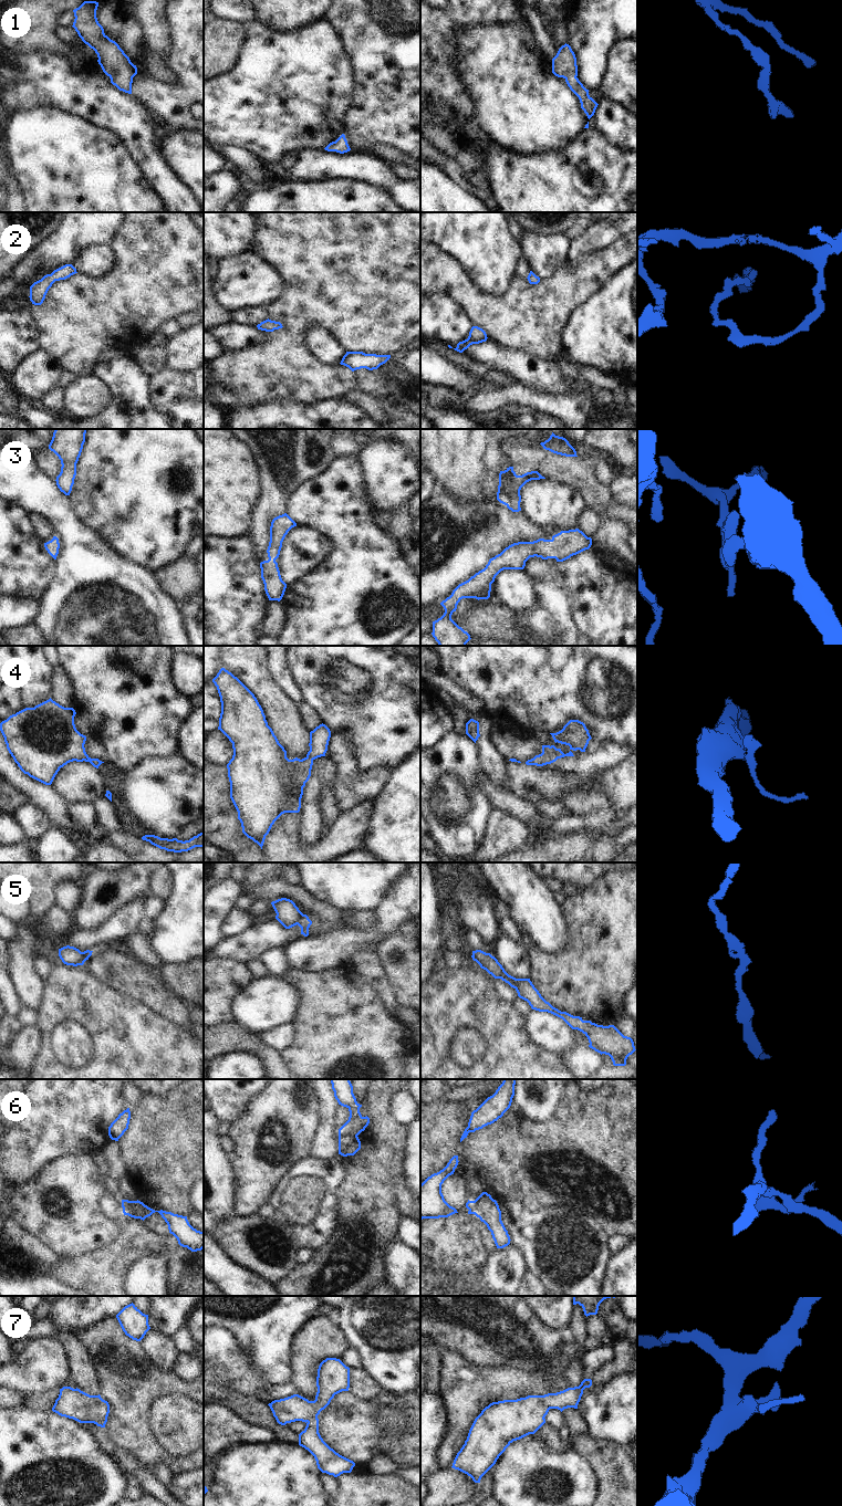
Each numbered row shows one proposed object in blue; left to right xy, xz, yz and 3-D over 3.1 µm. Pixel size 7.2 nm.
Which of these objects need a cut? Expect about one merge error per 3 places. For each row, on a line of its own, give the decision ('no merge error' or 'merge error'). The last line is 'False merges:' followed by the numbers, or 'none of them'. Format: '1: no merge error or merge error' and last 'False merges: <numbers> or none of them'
1: no merge error
2: no merge error
3: no merge error
4: no merge error
5: merge error
6: merge error
7: no merge error
False merges: 5, 6

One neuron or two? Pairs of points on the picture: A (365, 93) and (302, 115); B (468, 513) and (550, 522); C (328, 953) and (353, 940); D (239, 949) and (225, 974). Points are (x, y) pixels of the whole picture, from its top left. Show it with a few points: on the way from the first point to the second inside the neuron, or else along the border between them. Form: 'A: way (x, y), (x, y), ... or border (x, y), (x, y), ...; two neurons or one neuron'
A: border (352, 71), (353, 96), (342, 122); two neurons
B: border (521, 510), (532, 522), (546, 530), (554, 530); two neurons
C: way (334, 947), (346, 942); one neuron
D: border (215, 955), (236, 959), (245, 963); two neurons

